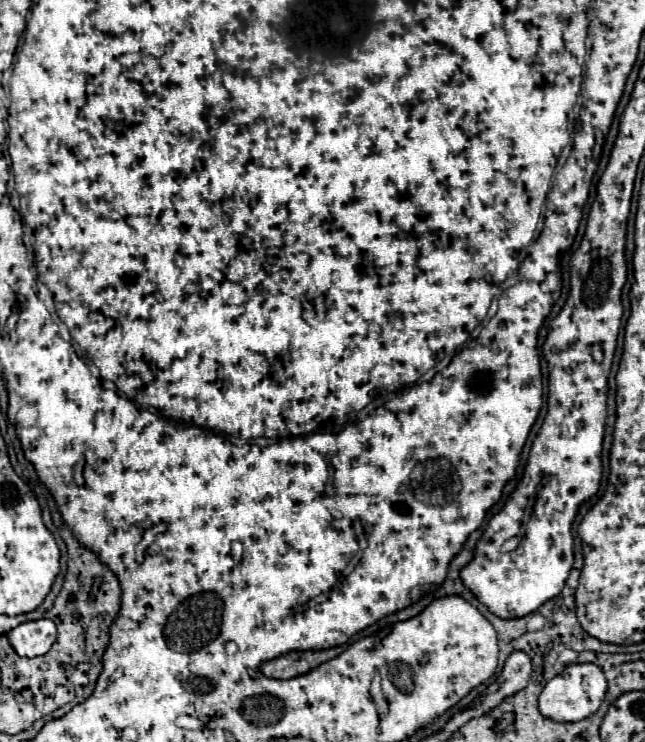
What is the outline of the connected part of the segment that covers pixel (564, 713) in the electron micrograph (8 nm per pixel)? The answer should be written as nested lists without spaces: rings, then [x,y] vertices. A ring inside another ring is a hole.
[[[569,664],[549,680],[539,696],[539,712],[555,722],[579,722],[597,712],[607,694],[607,680],[597,664]]]

